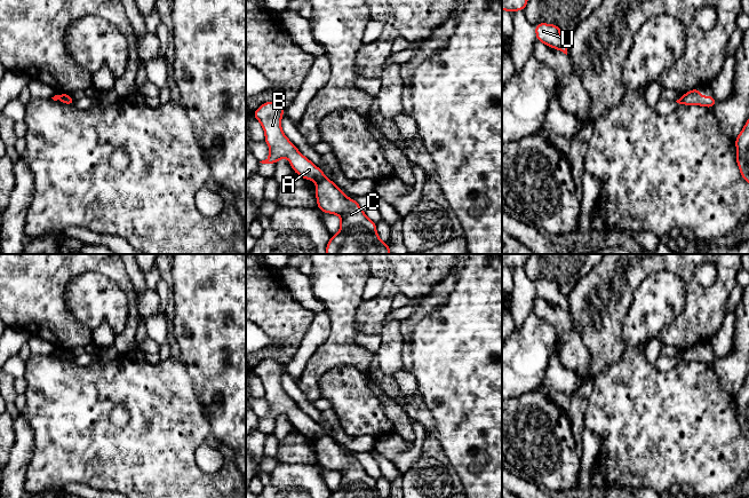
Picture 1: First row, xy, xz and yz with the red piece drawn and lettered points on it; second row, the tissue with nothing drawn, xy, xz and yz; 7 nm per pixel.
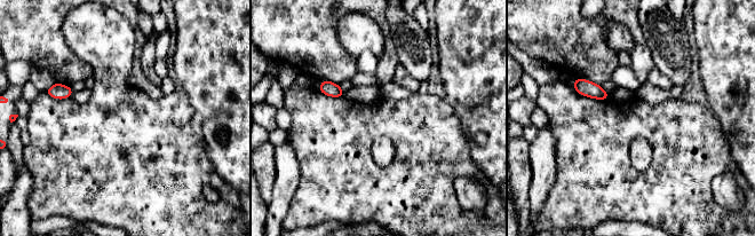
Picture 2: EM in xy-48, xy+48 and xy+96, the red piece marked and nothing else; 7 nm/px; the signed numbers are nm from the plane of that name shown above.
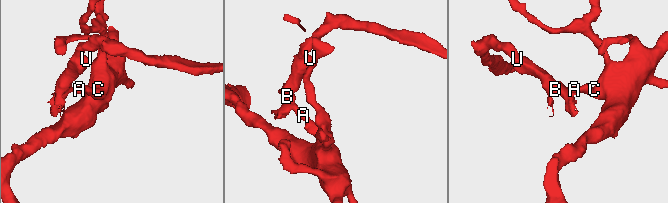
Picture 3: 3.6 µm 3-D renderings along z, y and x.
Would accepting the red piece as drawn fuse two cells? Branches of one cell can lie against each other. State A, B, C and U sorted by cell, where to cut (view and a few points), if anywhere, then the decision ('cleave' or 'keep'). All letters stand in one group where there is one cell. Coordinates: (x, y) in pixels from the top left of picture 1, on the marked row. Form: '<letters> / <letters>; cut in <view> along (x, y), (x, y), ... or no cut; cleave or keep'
A B U / C; cut in xz along (325, 178), (317, 181); cleave

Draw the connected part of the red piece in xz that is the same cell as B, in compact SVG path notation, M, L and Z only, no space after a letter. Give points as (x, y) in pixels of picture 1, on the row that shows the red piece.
M266 102L253 113L261 122L265 133L264 141L270 148L269 158L260 163L276 164L279 159L287 158L290 161L293 171L301 177L310 181L326 179L325 173L305 158L284 134L280 125L284 112L285 108L281 105L274 102Z

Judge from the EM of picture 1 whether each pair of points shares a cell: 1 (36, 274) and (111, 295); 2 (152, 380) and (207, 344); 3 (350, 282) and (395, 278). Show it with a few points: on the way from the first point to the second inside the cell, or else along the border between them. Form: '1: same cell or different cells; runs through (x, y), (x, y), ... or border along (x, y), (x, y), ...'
1: different cells; border along (93, 271), (82, 271), (69, 283), (69, 310)
2: different cells; border along (181, 357), (192, 386)
3: different cells; border along (367, 266), (369, 276)

